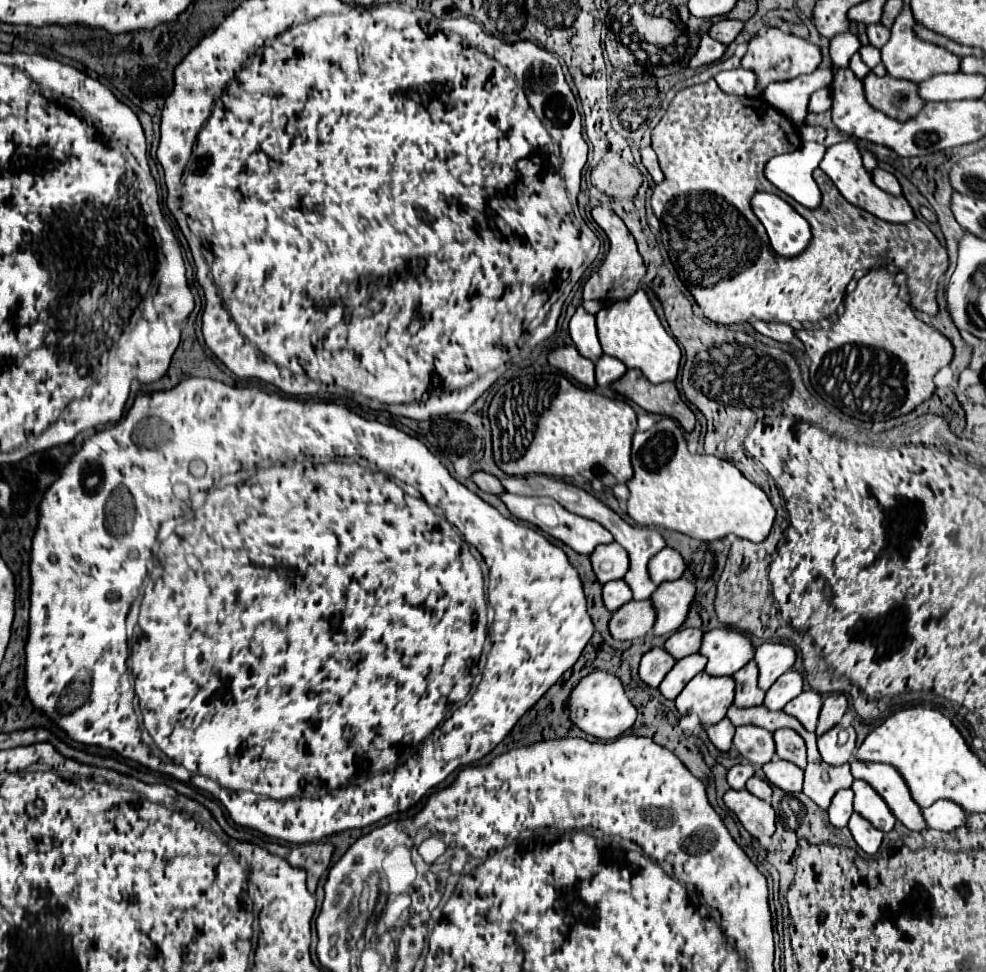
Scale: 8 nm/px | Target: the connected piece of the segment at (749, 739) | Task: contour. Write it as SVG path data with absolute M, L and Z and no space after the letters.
M755 725L737 727L733 745L739 751L739 755L743 755L745 759L749 759L755 765L765 765L775 755L773 735L761 727L755 727Z

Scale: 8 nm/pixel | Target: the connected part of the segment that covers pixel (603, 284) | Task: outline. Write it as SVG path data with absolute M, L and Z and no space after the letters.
M593 207L593 219L595 223L607 233L609 241L611 241L611 249L603 261L603 265L599 267L599 271L595 275L589 277L589 281L585 283L583 287L583 299L597 299L597 301L605 301L605 299L611 299L611 301L625 301L629 299L629 295L633 295L637 289L639 289L639 283L641 279L645 277L645 265L643 265L643 259L637 251L637 245L635 245L635 239L633 235L629 233L629 229L625 227L625 223L621 221L619 215L615 215L615 211L607 209L607 207Z

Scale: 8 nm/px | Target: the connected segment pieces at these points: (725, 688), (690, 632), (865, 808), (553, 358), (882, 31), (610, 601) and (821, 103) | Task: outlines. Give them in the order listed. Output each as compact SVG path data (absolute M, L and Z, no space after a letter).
M701 671L677 695L677 711L681 715L697 713L703 725L719 723L733 703L733 687L733 677L713 677Z
M681 627L681 631L675 631L665 641L665 649L667 649L667 653L673 655L673 659L681 659L681 657L687 657L687 655L699 651L701 637L703 637L703 631L699 631L695 627Z
M855 781L853 787L855 791L855 801L853 801L853 809L863 815L867 821L873 823L873 827L881 829L881 831L891 831L893 825L895 825L895 817L893 813L889 811L887 803L873 791L873 787L865 781Z
M573 345L559 347L559 349L551 351L549 357L547 357L547 361L549 361L551 367L561 369L563 373L571 375L577 383L587 385L587 387L595 387L595 371L593 371L593 363L591 363L589 359L581 357Z
M871 23L867 27L867 35L869 35L869 43L875 45L877 49L881 49L889 41L891 31L885 25L881 25L881 23Z
M615 579L603 585L603 599L609 611L617 611L617 607L629 603L633 597L629 591L629 585L623 579Z
M825 87L825 89L819 89L811 95L809 113L823 113L827 109L831 109L831 91Z

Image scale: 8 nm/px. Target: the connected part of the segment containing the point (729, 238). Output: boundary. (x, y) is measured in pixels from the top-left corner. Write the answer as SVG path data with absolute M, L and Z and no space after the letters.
M709 79L707 83L681 89L653 129L653 149L659 157L665 179L653 189L651 207L669 233L669 259L703 315L721 325L749 321L751 317L761 321L799 321L813 325L837 311L845 297L845 287L853 279L855 271L871 269L879 263L879 253L887 253L887 259L891 259L897 269L905 269L911 261L911 305L927 315L937 315L939 305L935 299L935 285L947 271L947 249L939 243L933 231L919 219L905 225L885 223L861 207L849 205L821 169L815 171L815 181L823 193L821 205L817 209L807 209L797 201L791 203L811 223L813 239L809 247L797 257L779 257L773 251L763 225L751 209L751 197L757 191L781 193L771 181L767 181L763 169L773 155L793 152L802 145L799 129L791 123L793 121L789 117L771 107L765 99L727 95L717 87L715 79Z

